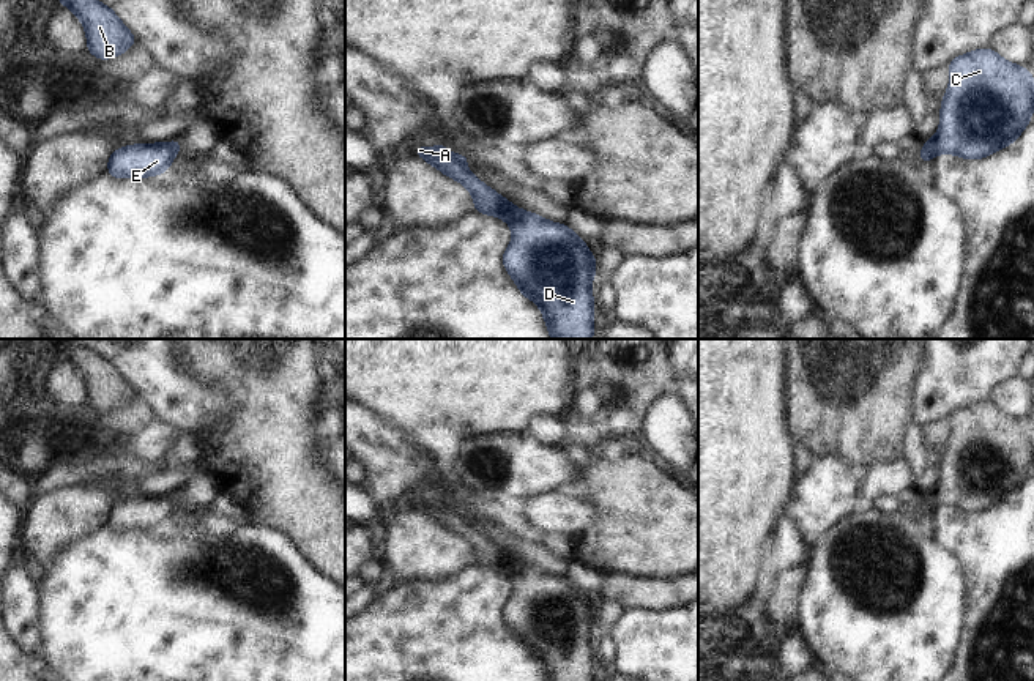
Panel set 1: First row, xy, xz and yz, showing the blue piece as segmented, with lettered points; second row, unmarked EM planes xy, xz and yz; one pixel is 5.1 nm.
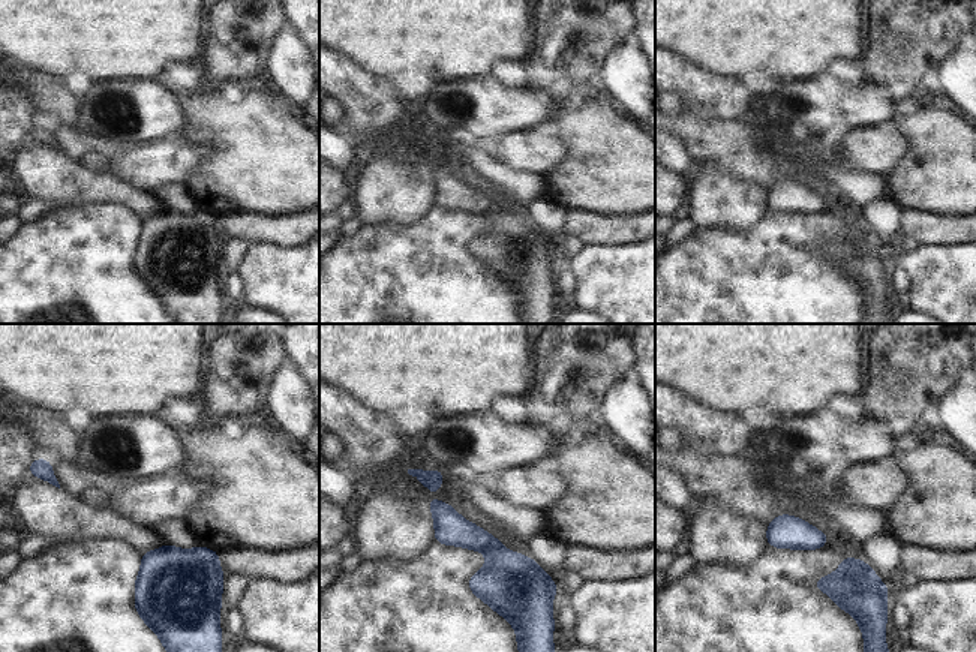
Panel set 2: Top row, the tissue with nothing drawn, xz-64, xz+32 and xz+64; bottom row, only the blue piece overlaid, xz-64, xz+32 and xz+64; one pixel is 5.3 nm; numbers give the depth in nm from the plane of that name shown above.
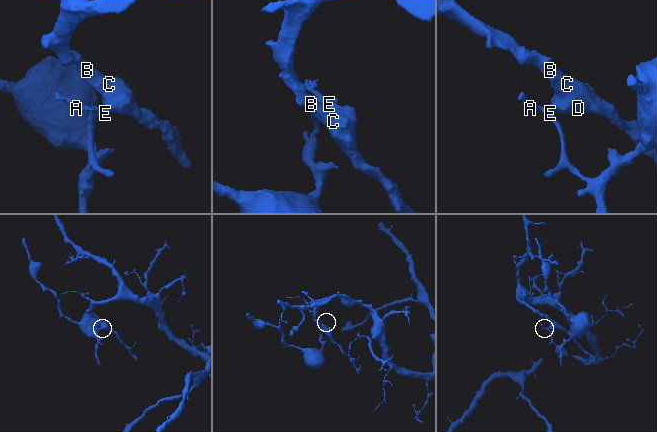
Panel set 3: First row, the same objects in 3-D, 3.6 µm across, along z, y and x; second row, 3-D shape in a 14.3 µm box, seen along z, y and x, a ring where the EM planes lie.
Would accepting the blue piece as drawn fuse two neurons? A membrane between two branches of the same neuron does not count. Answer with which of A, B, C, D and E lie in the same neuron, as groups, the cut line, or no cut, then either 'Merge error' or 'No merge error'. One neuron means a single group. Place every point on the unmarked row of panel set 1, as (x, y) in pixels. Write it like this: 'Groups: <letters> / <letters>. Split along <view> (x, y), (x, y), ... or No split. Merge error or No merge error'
Groups: A E / B C D. Split along xz (524, 565), (509, 576). Merge error.

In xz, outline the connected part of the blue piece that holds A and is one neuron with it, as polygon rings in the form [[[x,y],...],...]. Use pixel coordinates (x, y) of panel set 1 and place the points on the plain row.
[[[438,493],[433,503],[424,501],[422,498],[415,498],[413,508],[418,508],[427,514],[446,530],[462,536],[474,550],[473,564],[481,568],[495,568],[509,577],[523,568],[520,561],[514,560],[509,553],[492,544],[485,536],[479,534],[467,523],[465,517],[471,514],[468,509],[462,506],[452,509],[441,493]]]

